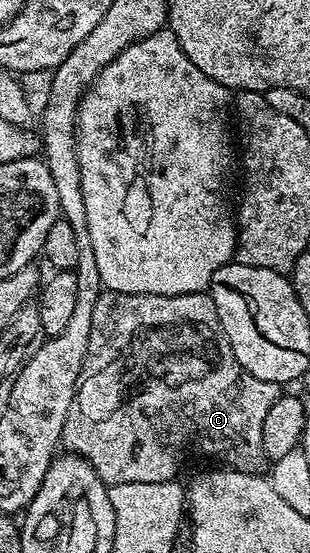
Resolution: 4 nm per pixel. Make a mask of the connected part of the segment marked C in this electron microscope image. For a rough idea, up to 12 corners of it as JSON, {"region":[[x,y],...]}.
{"region":[[104,290],[62,444],[111,486],[265,471],[281,385],[207,291]]}

